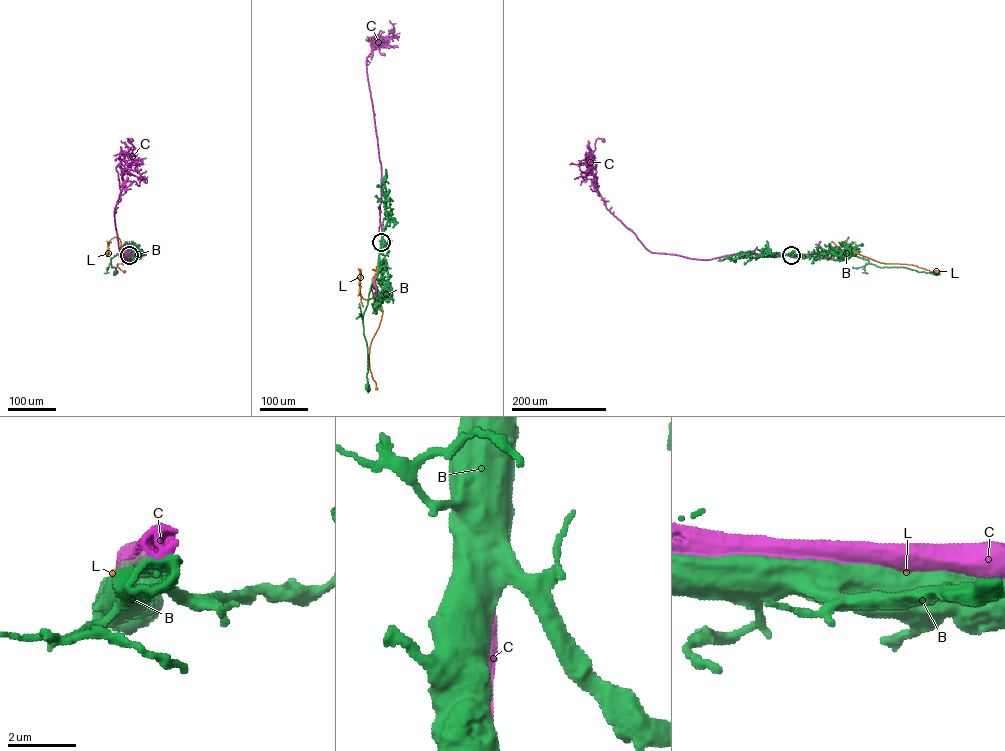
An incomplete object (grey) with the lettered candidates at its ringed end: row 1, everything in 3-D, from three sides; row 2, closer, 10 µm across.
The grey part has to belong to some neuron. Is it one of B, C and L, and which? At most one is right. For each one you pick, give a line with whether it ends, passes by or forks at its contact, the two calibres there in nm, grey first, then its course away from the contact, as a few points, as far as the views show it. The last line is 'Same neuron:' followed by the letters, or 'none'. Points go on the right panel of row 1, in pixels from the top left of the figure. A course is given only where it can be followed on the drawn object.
L: It ends there. Thickness 360 nm (grey) against 180 nm. Its course: (791, 255), (823, 254), (845, 245), (881, 263), (910, 264), (937, 271)
Same neuron: L

